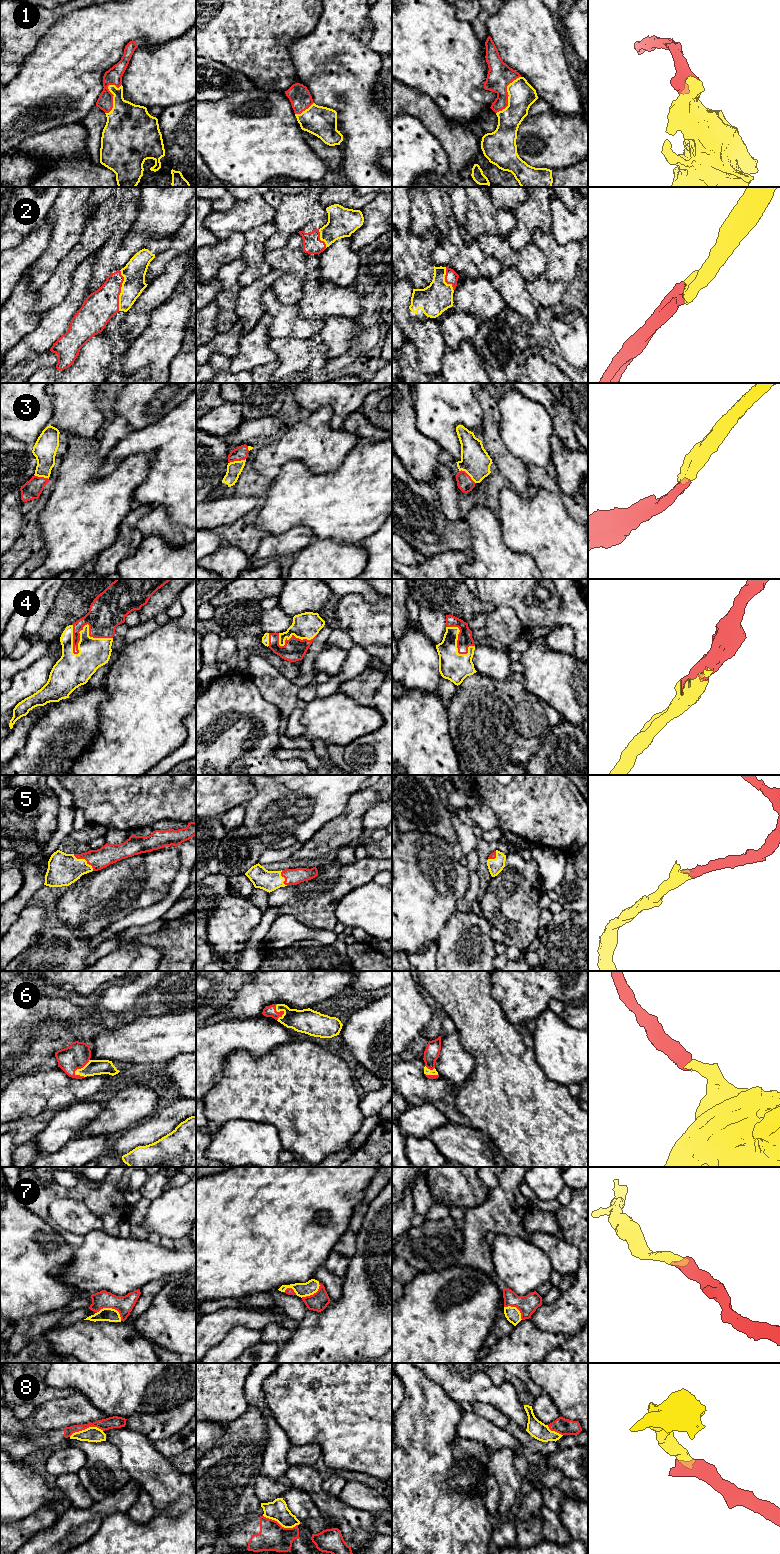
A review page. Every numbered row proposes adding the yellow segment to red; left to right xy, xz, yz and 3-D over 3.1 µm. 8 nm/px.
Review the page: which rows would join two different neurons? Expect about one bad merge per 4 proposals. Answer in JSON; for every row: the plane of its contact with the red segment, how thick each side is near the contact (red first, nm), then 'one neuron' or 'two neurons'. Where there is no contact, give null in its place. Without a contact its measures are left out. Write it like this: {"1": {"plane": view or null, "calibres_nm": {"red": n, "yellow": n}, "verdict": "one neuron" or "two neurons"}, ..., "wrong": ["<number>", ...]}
{"1": {"plane": "yz", "calibres_nm": {"red": 200, "yellow": 220}, "verdict": "one neuron"}, "2": {"plane": "xy", "calibres_nm": {"red": 260, "yellow": 180}, "verdict": "one neuron"}, "3": {"plane": "yz", "calibres_nm": {"red": 130, "yellow": 240}, "verdict": "one neuron"}, "4": {"plane": "xy", "calibres_nm": {"red": 260, "yellow": 240}, "verdict": "one neuron"}, "5": {"plane": "xy", "calibres_nm": {"red": 160, "yellow": 260}, "verdict": "one neuron"}, "6": {"plane": "xy", "calibres_nm": {"red": 200, "yellow": 130}, "verdict": "one neuron"}, "7": {"plane": "xy", "calibres_nm": {"red": 140, "yellow": 110}, "verdict": "one neuron"}, "8": {"plane": "xz", "calibres_nm": {"red": 220, "yellow": 160}, "verdict": "two neurons"}, "wrong": ["8"]}

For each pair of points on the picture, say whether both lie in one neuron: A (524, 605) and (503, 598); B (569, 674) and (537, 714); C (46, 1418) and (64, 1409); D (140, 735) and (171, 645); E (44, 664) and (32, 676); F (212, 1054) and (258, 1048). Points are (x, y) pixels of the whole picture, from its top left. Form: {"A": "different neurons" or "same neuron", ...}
{"A": "same neuron", "B": "different neurons", "C": "same neuron", "D": "same neuron", "E": "same neuron", "F": "same neuron"}

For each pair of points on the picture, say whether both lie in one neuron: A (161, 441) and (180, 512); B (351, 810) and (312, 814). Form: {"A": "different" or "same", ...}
{"A": "same", "B": "different"}

